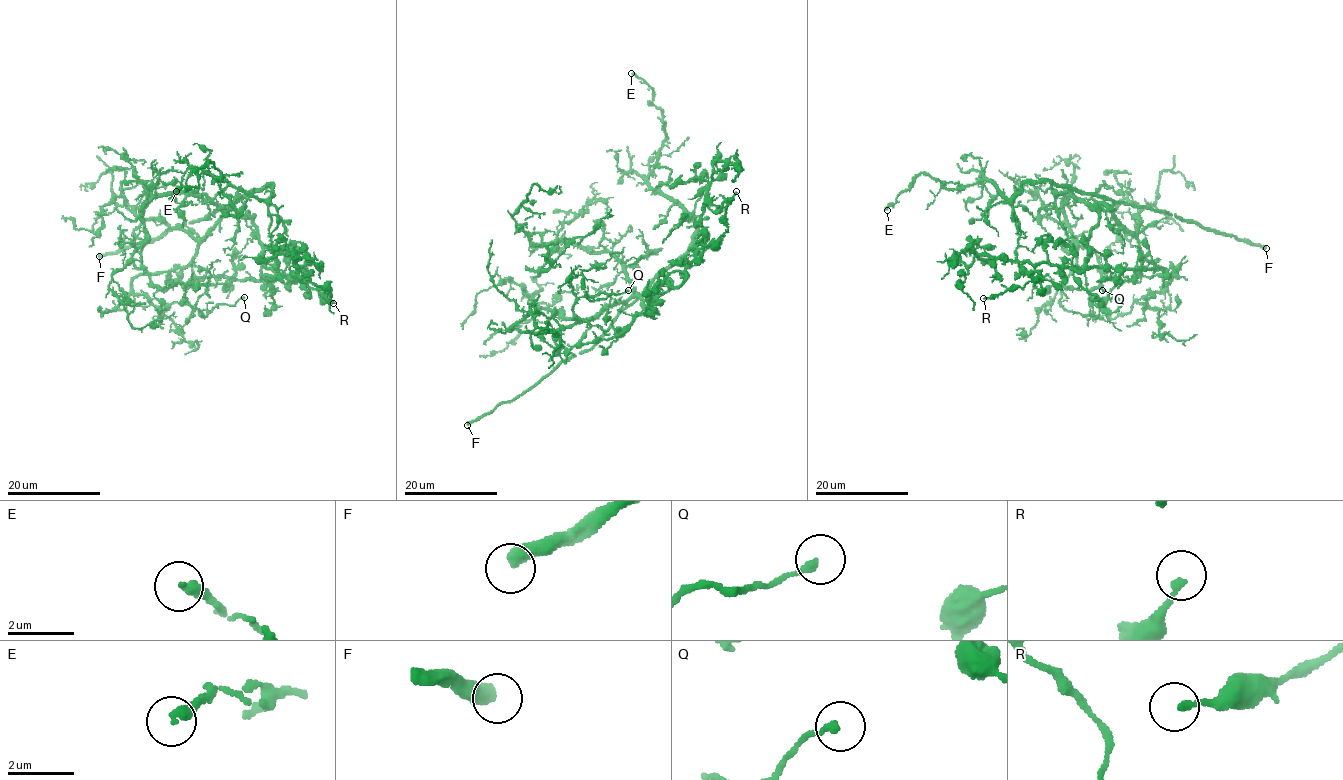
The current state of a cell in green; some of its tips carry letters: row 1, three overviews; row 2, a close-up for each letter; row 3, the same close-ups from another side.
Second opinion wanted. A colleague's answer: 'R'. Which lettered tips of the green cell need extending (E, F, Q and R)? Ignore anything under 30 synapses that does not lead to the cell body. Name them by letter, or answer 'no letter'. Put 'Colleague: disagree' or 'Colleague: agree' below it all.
F
Colleague: disagree

